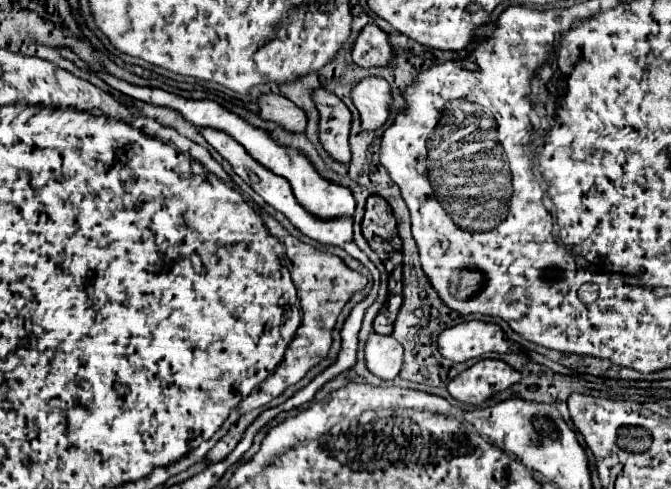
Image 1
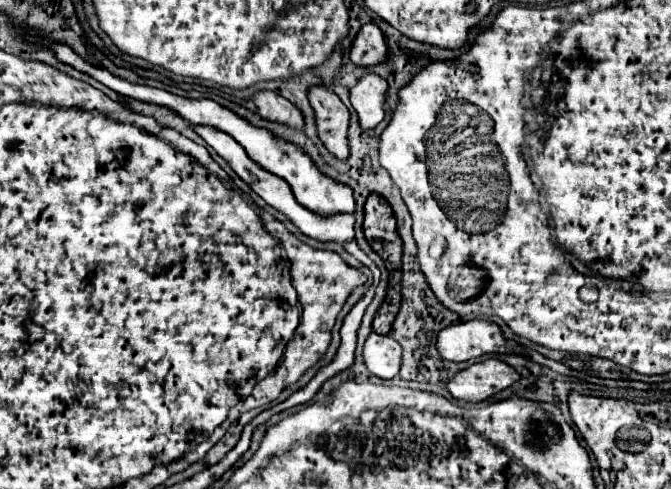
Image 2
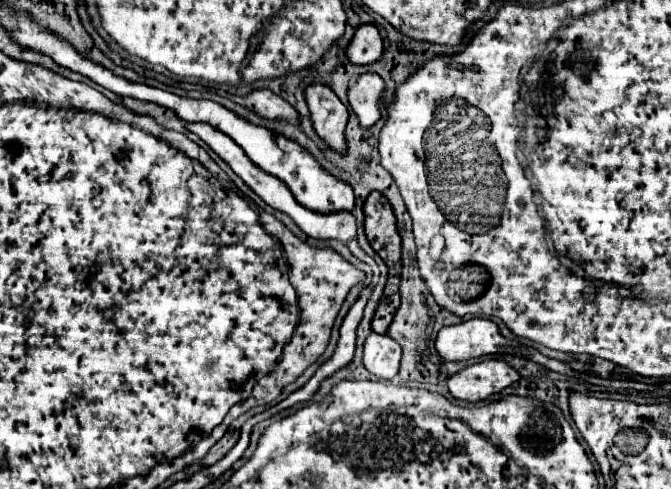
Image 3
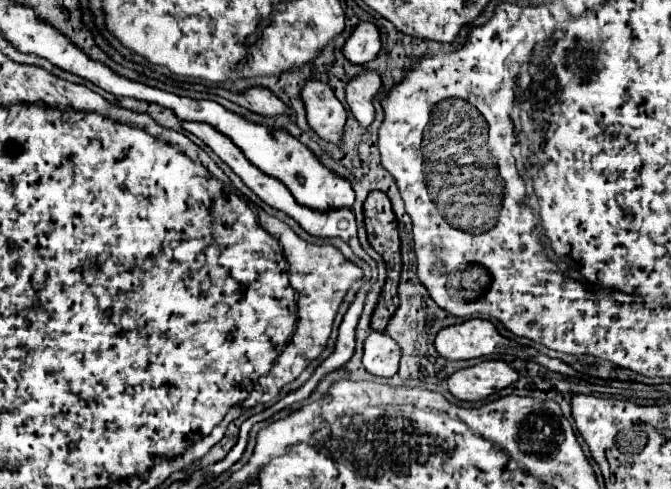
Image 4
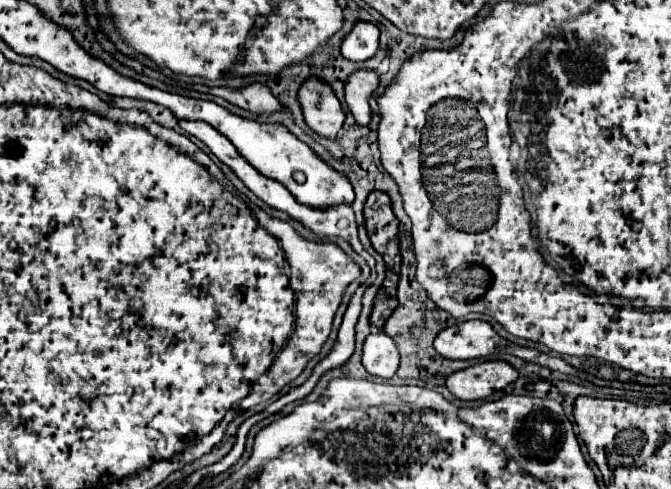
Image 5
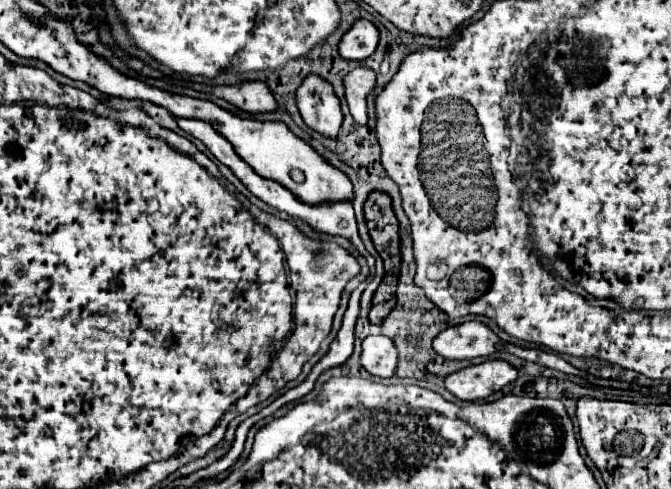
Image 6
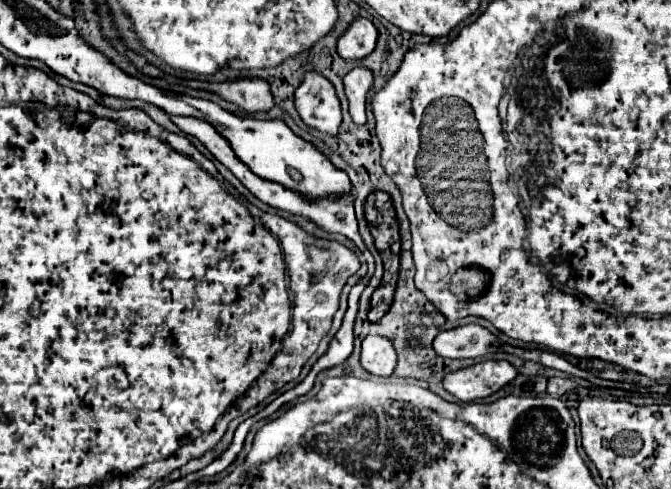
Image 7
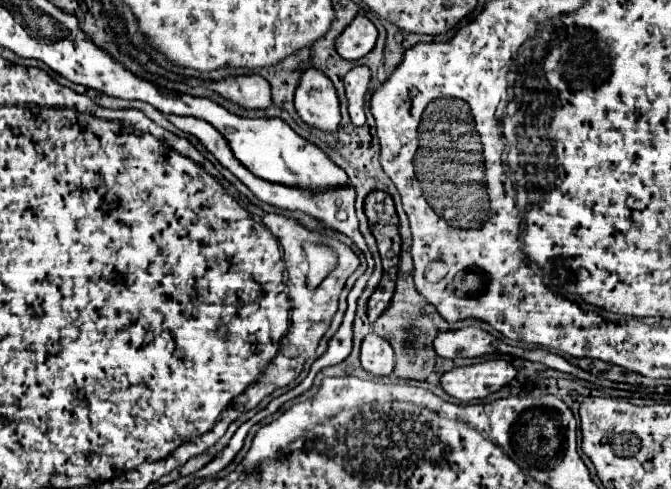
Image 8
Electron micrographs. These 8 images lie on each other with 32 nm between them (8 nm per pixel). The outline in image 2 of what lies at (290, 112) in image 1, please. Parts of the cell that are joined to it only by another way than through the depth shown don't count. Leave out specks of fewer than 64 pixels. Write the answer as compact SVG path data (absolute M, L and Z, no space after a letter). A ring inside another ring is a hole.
M270 90L256 92L252 96L252 102L256 106L256 112L264 120L280 122L280 124L286 124L286 126L292 126L292 128L298 128L298 130L304 128L304 120L302 120L300 110L292 102L278 96L276 92L270 92Z

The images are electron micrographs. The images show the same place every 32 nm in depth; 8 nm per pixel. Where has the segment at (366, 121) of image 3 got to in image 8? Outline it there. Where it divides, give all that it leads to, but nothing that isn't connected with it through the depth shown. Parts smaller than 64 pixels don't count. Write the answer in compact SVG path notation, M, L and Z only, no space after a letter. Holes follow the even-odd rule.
M354 66L344 78L348 114L350 114L350 120L354 126L362 126L366 122L364 96L368 92L368 84L370 84L370 70L366 66Z

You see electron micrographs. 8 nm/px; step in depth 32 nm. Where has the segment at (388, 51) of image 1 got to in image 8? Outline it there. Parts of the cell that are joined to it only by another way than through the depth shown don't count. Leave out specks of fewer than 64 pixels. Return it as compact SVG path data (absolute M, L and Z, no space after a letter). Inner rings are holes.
M356 16L336 38L336 52L344 60L358 60L374 48L376 38L378 32L374 24L366 16Z

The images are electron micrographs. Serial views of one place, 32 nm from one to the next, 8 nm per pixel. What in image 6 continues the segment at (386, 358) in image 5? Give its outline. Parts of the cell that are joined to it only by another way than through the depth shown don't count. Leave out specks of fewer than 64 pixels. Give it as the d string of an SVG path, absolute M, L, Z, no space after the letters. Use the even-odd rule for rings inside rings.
M366 336L362 342L362 366L380 378L394 376L398 364L398 352L386 336Z

